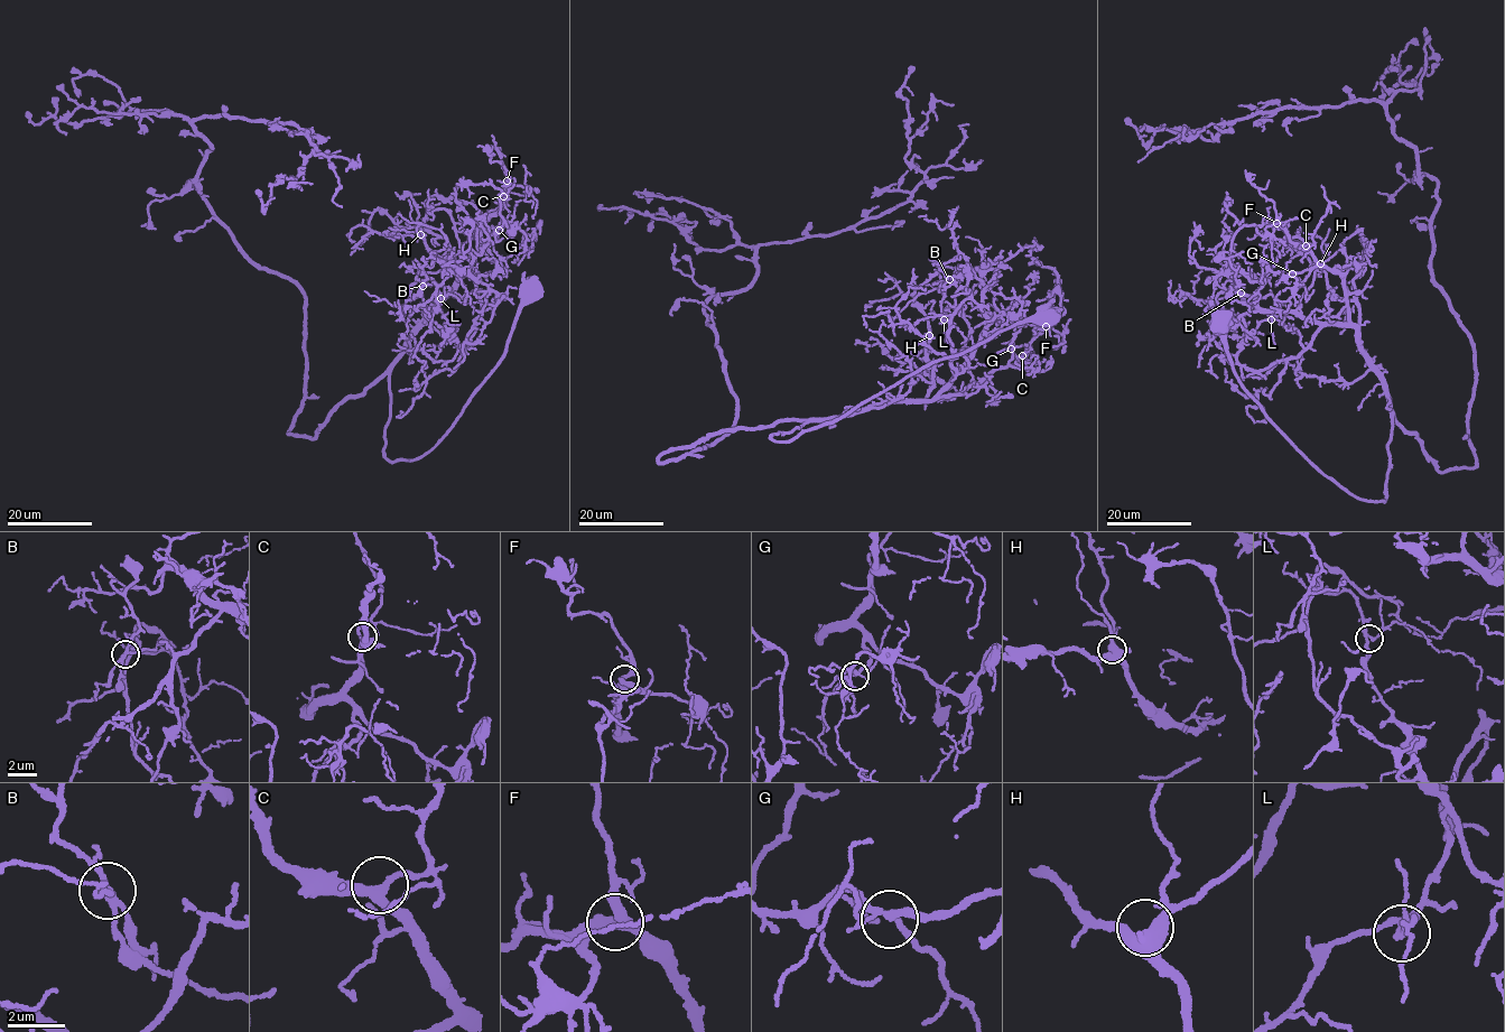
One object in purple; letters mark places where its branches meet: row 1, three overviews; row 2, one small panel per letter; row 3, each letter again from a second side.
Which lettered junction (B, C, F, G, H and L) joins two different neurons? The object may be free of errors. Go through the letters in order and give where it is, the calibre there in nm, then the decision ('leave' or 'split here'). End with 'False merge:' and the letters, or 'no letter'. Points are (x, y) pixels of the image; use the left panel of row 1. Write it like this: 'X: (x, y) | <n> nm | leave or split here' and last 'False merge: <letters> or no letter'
B: (423, 286) | 160 nm | split here
C: (503, 196) | 300 nm | leave
F: (507, 180) | 280 nm | leave
G: (499, 230) | 220 nm | leave
H: (420, 234) | 500 nm | leave
L: (440, 298) | 190 nm | leave
False merge: B

